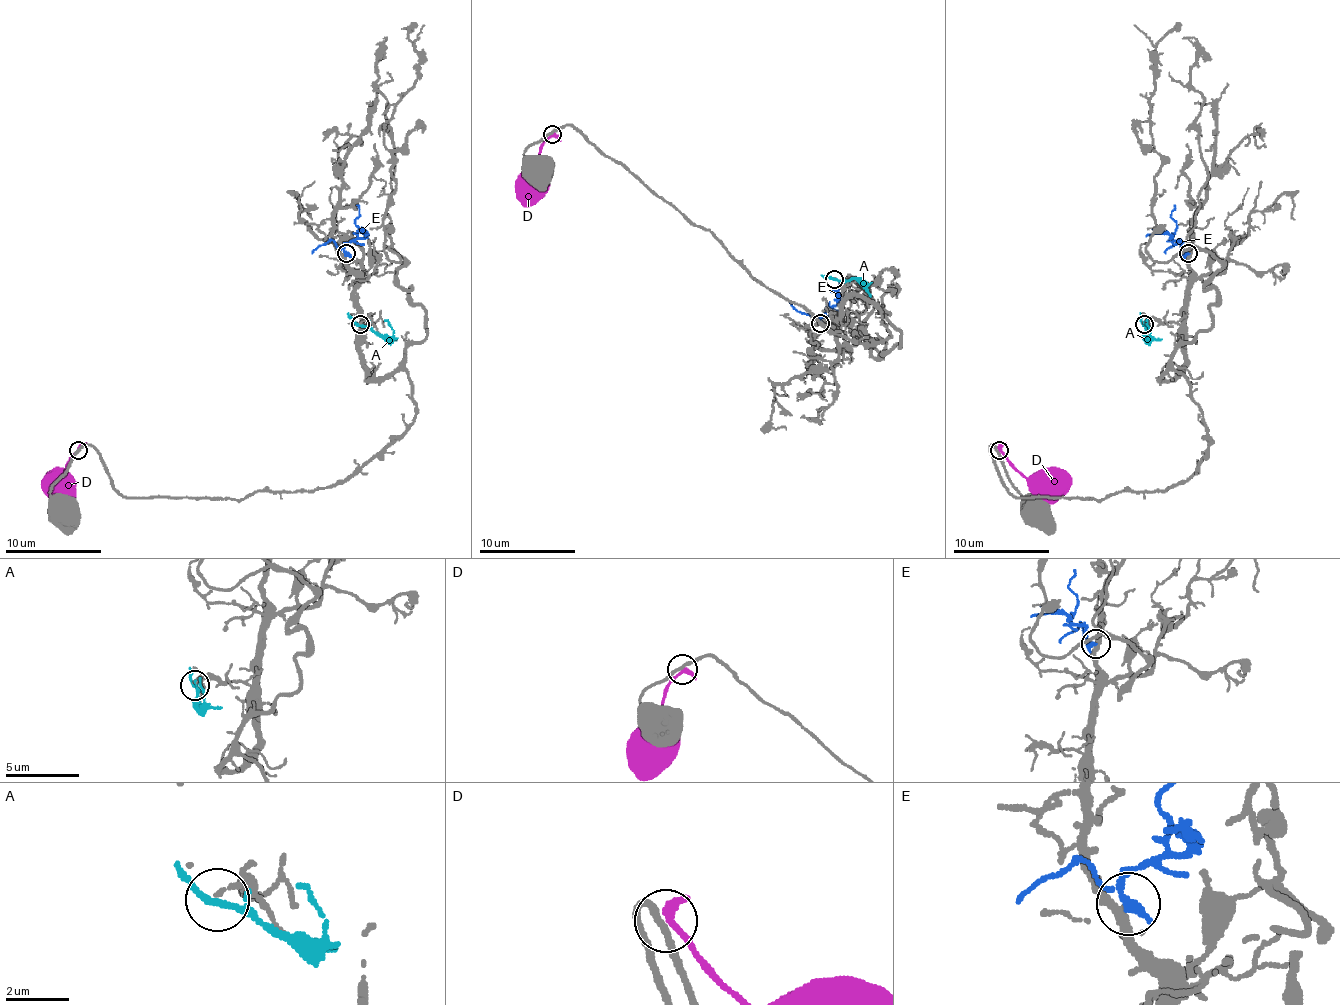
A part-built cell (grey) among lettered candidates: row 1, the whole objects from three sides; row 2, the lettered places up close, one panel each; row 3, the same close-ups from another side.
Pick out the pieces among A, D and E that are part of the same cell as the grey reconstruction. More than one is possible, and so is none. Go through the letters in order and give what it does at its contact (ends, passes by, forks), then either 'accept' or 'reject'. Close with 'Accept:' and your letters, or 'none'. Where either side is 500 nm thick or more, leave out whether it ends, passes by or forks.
A: it forks | reject
D: it passes by | reject
E: it passes by | accept
Accept: E

